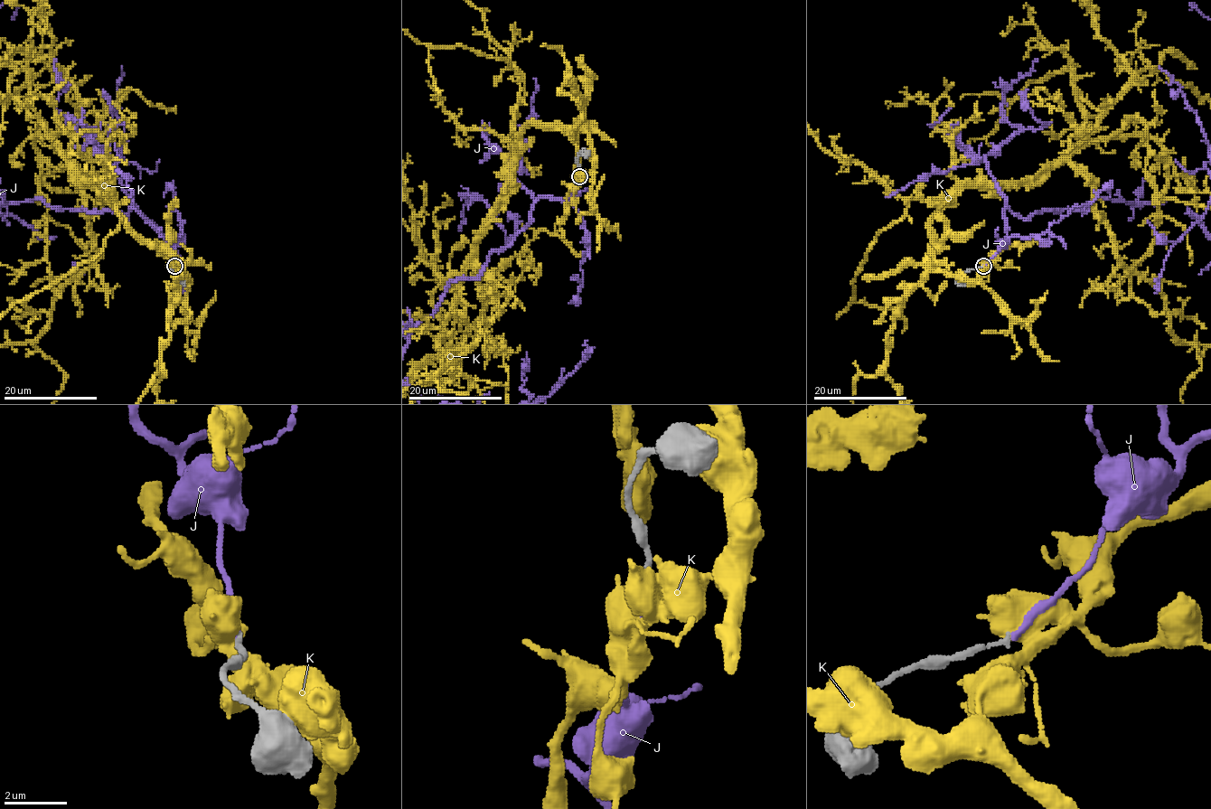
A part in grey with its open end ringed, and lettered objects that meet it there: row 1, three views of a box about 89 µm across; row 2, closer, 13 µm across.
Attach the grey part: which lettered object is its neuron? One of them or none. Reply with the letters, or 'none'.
J

